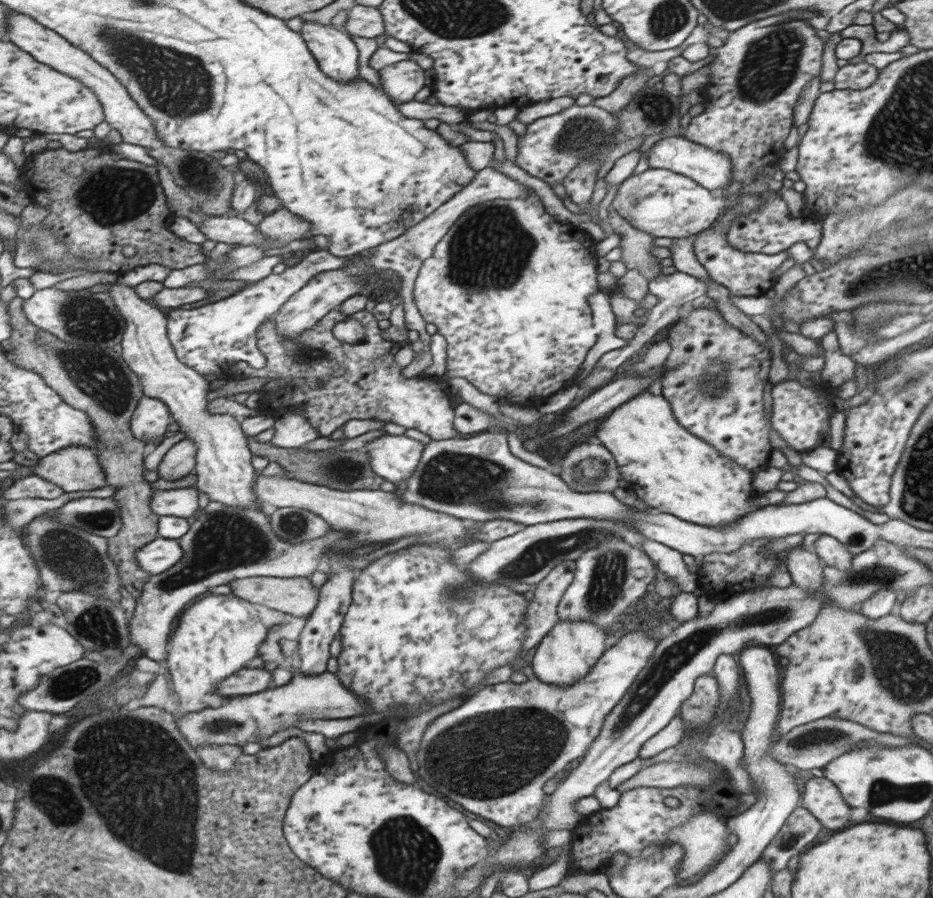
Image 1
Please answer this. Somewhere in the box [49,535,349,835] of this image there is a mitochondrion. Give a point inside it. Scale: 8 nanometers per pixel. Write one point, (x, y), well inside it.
(95, 623)

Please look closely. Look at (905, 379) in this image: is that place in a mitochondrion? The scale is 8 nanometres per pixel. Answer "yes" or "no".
yes

